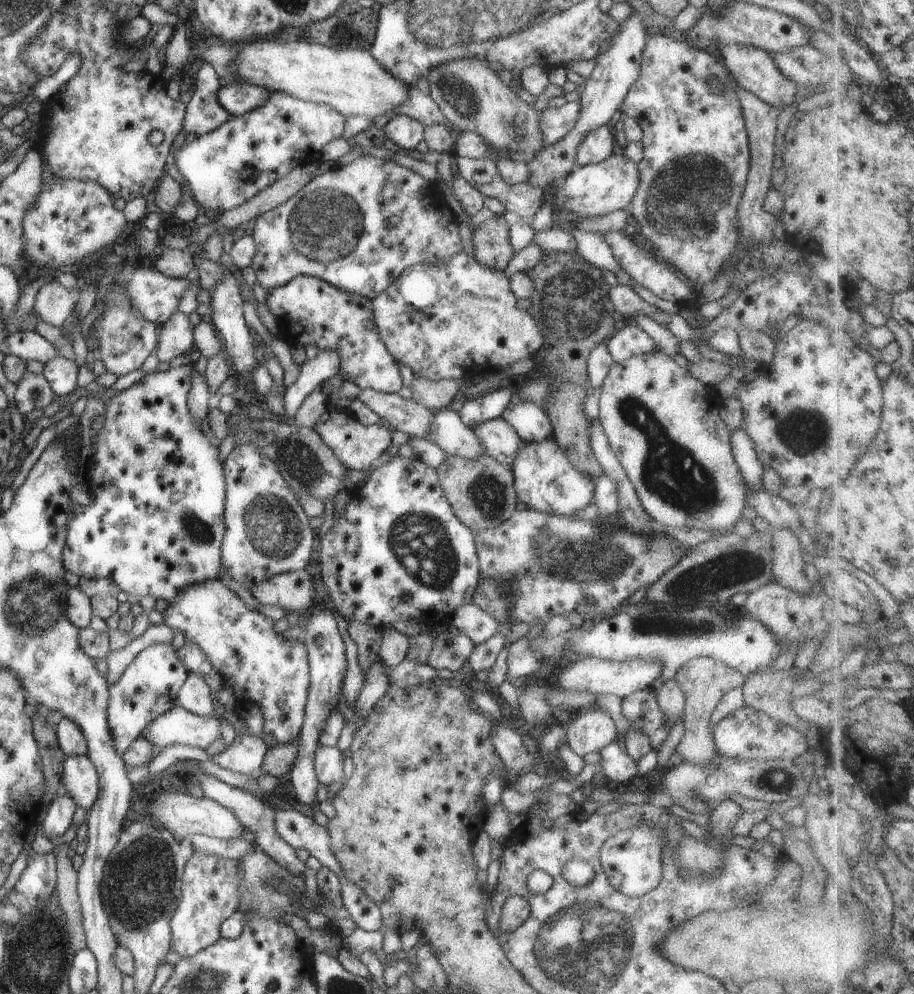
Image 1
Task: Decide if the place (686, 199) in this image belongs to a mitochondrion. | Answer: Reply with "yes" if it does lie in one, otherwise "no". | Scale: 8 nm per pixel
yes

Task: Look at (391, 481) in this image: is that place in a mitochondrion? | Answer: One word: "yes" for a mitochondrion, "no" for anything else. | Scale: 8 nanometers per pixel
no

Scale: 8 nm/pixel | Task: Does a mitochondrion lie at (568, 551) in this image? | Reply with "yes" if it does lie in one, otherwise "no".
yes

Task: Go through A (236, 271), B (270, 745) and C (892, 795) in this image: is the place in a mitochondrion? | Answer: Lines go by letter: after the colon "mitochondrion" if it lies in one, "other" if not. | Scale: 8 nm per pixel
A: other
B: other
C: other

